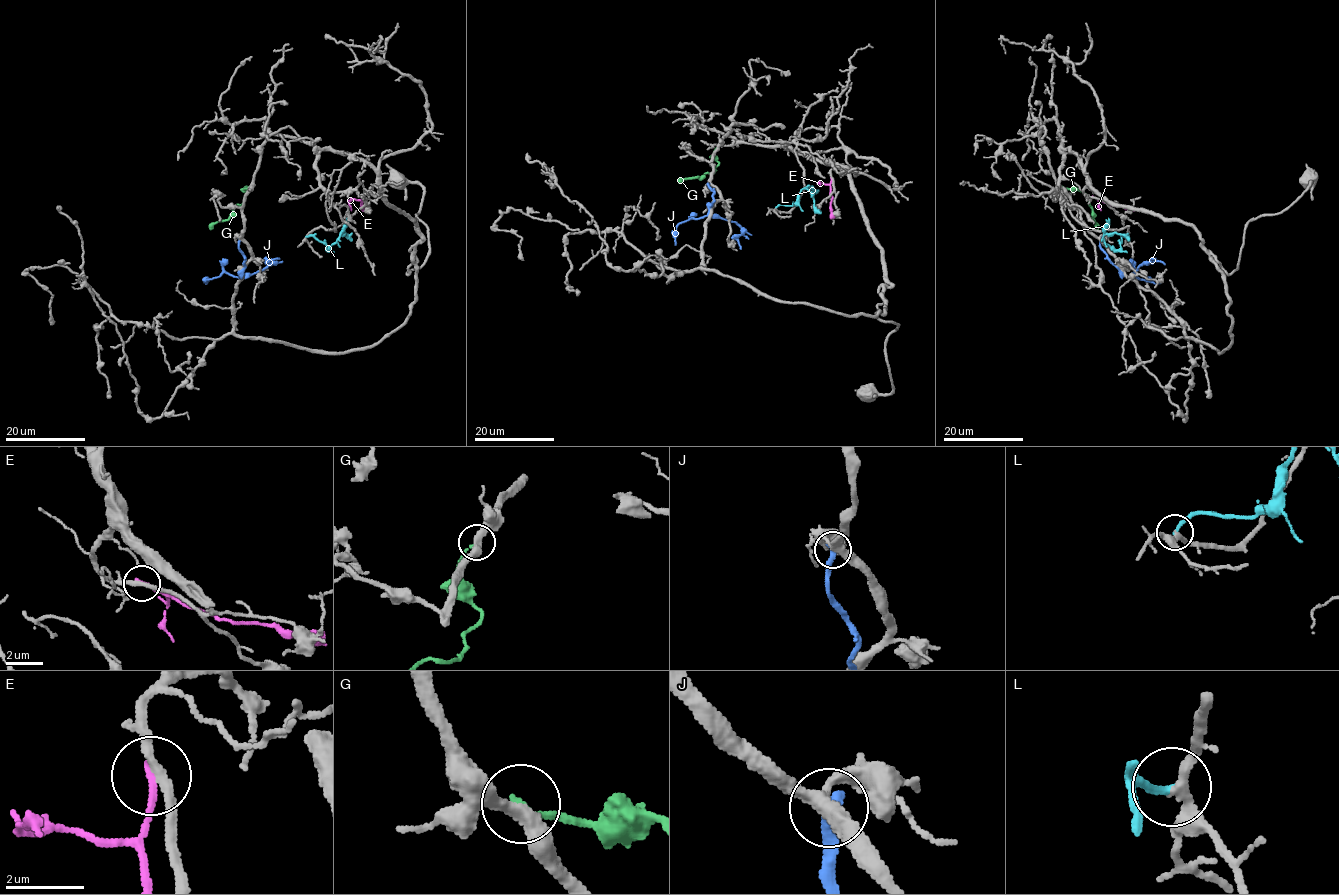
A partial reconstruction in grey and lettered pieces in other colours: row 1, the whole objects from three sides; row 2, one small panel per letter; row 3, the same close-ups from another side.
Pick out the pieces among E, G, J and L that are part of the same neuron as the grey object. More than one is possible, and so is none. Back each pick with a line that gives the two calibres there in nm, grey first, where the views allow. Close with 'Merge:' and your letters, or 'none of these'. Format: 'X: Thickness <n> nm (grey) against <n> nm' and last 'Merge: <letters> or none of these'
Merge: none of these

